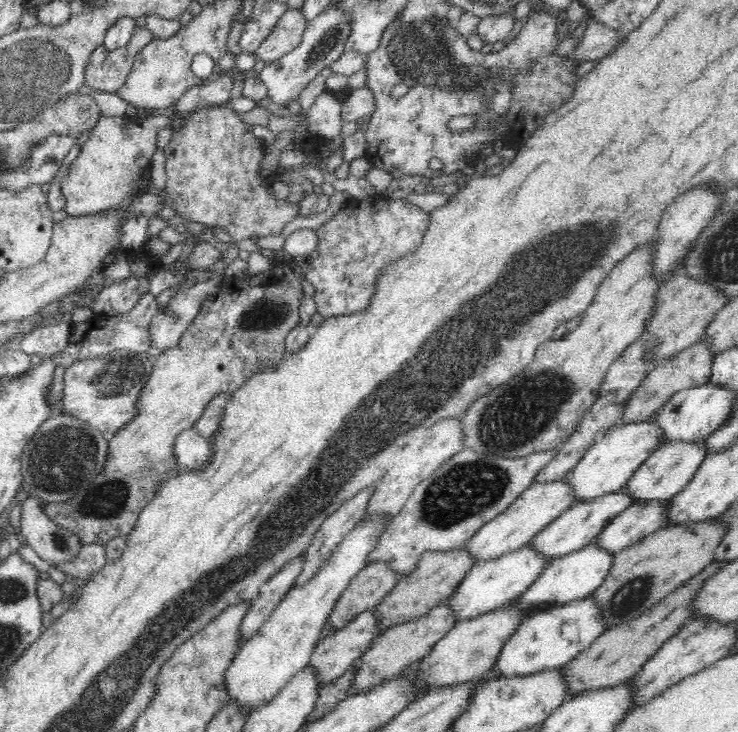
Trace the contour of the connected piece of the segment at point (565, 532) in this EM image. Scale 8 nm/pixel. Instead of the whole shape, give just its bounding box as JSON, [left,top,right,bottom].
[526,492,632,562]

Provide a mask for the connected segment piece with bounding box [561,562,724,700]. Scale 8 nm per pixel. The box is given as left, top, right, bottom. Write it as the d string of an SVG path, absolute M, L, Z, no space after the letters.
M710 562L700 575L674 590L674 593L668 594L658 605L652 606L633 621L625 621L620 626L604 630L588 648L567 662L561 668L561 676L565 684L565 693L570 700L588 690L609 689L631 679L650 655L686 624L690 616L689 603L698 594L697 590L701 587L703 578L716 572L722 565L722 562Z

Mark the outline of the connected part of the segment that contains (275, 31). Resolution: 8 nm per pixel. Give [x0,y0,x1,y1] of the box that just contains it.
[255,9,308,64]

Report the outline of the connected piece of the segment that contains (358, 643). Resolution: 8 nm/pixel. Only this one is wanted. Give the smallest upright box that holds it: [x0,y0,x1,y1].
[309,611,383,687]

